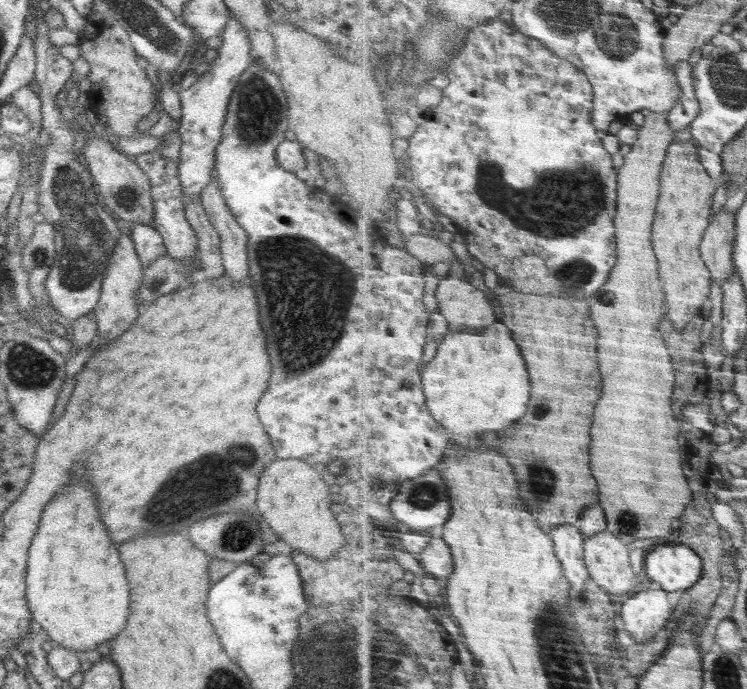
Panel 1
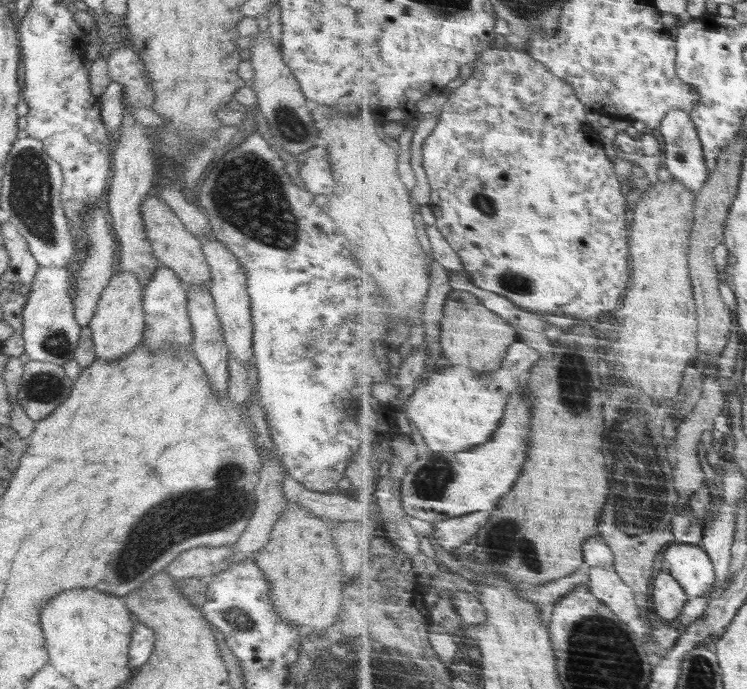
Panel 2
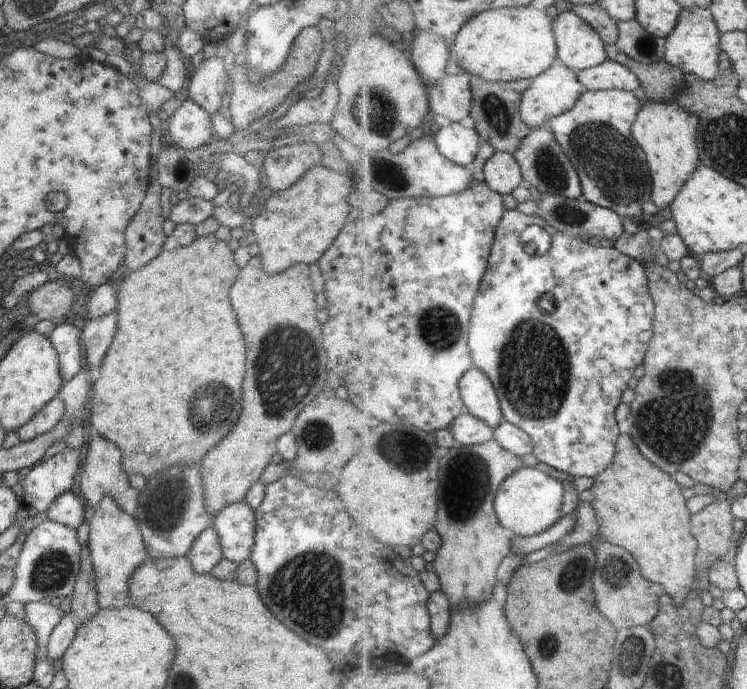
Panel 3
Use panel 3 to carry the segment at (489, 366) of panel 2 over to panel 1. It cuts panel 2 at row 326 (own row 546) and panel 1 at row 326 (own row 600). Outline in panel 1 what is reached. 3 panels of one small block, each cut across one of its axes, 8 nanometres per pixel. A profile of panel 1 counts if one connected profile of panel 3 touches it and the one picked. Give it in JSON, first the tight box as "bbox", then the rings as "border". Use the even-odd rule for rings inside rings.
{"bbox":[437,273,499,333],"border":[[[450,273],[441,280],[437,296],[440,299],[440,309],[444,316],[448,318],[448,322],[450,322],[451,333],[474,333],[478,332],[478,330],[484,330],[486,326],[492,326],[492,324],[499,322],[488,296],[482,290],[478,290],[476,286],[472,286],[463,277]]]}

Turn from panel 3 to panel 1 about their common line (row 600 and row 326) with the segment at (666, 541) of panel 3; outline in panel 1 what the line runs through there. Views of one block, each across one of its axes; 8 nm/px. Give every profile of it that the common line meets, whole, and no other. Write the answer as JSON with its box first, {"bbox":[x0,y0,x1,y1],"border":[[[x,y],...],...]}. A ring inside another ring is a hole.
{"bbox":[653,140,718,330],"border":[[[693,140],[674,141],[669,148],[662,173],[660,206],[654,226],[653,243],[658,250],[661,276],[665,282],[670,322],[676,330],[684,330],[688,322],[700,314],[702,304],[712,292],[713,275],[702,258],[702,243],[709,230],[714,194],[718,181],[709,173],[701,159],[701,146]]]}

